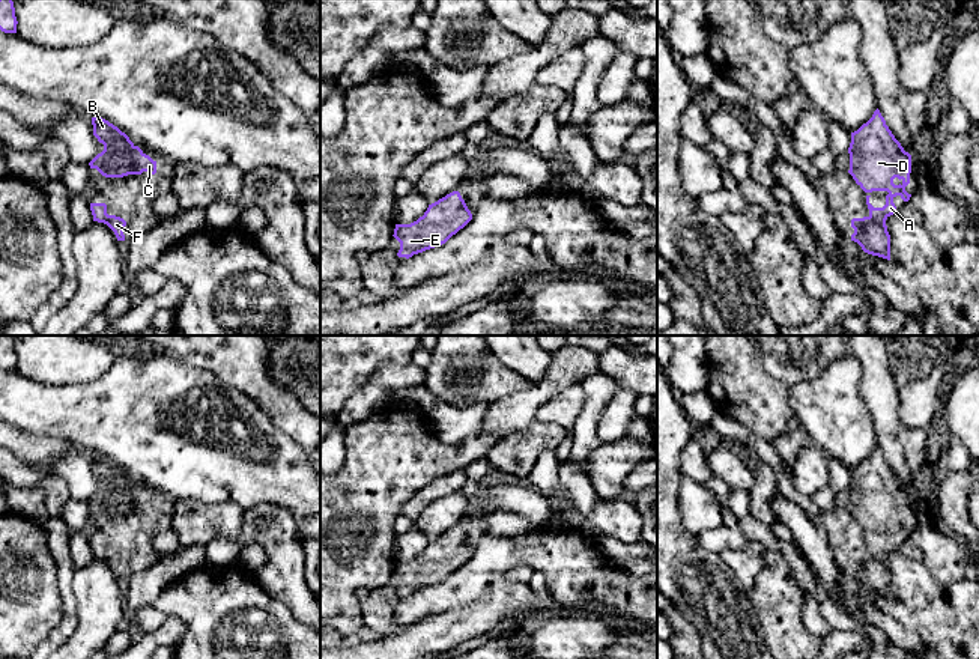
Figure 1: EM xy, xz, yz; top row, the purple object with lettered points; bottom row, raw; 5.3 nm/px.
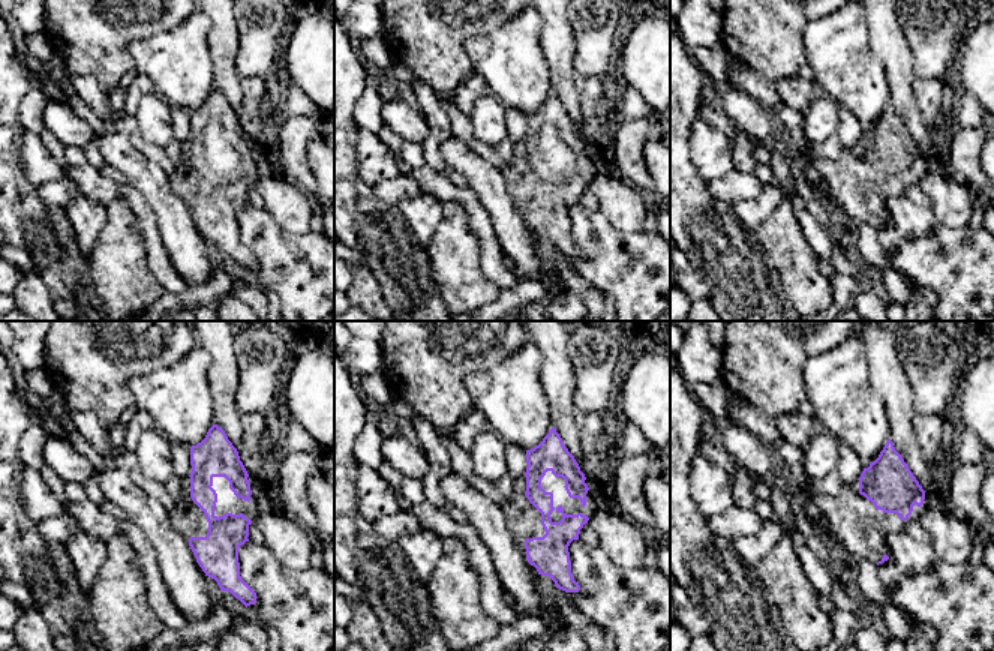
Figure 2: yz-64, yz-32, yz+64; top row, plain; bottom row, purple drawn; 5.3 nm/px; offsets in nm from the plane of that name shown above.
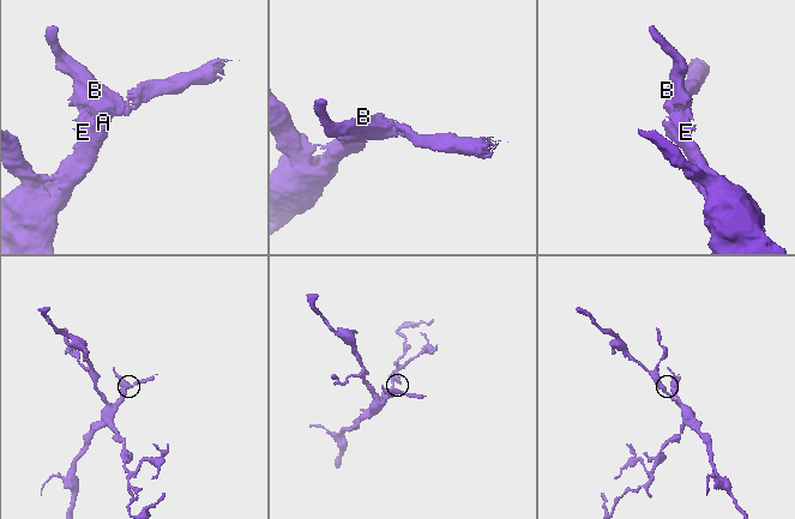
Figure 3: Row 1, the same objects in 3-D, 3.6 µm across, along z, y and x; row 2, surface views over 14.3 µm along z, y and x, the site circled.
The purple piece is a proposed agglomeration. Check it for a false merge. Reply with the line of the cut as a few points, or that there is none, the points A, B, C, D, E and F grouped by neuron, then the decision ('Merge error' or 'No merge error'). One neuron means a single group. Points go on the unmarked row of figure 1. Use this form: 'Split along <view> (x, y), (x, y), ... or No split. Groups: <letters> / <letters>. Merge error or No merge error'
No split. Groups: A B C D E F. No merge error

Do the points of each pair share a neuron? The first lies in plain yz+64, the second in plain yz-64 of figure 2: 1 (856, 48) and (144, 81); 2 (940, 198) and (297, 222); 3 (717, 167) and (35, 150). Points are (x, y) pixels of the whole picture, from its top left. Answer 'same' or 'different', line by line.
1: different
2: same
3: same

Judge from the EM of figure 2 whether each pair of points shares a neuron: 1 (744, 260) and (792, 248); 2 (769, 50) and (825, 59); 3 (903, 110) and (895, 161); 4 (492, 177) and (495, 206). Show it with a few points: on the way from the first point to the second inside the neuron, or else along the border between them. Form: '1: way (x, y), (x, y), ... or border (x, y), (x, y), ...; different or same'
1: border (768, 258), (777, 273), (781, 291); different
2: border (813, 21), (802, 36), (805, 63); different
3: border (889, 104), (921, 150); different
4: way (492, 185), (495, 198); same

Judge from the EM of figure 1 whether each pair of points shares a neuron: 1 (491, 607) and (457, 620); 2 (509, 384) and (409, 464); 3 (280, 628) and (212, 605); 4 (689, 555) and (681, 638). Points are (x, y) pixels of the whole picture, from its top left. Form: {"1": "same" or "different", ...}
{"1": "same", "2": "different", "3": "same", "4": "different"}

